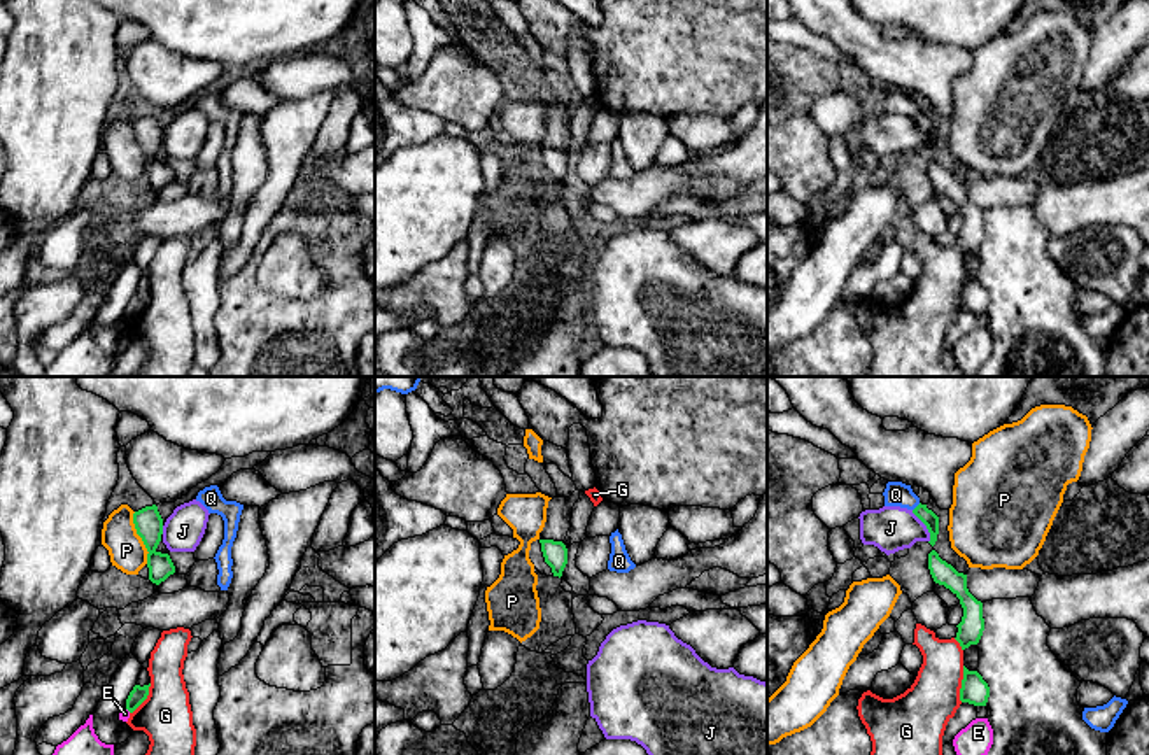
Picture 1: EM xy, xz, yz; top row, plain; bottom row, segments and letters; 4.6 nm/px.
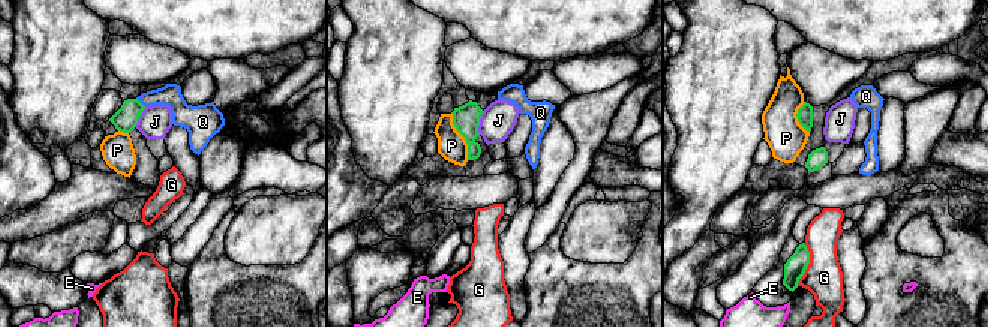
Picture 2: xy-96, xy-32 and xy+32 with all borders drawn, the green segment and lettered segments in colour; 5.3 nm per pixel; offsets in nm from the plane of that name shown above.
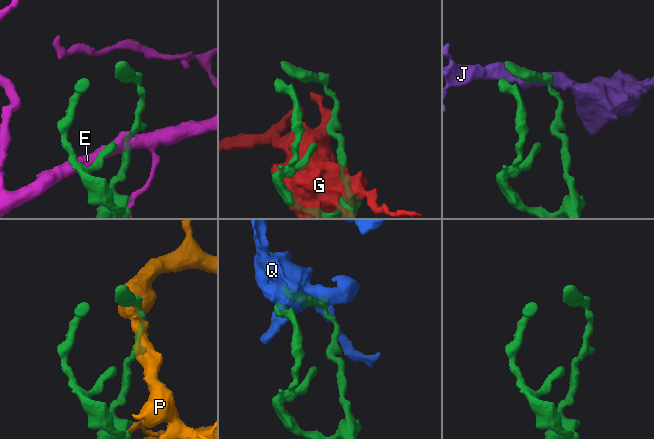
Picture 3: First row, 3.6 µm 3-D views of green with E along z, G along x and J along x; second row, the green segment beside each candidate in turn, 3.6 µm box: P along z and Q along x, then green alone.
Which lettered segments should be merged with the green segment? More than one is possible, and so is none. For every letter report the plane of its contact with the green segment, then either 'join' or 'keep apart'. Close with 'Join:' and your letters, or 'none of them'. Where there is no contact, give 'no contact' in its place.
E: xy | keep apart
G: yz | keep apart
J: yz | keep apart
P: xy | keep apart
Q: yz | keep apart
Join: none of them

